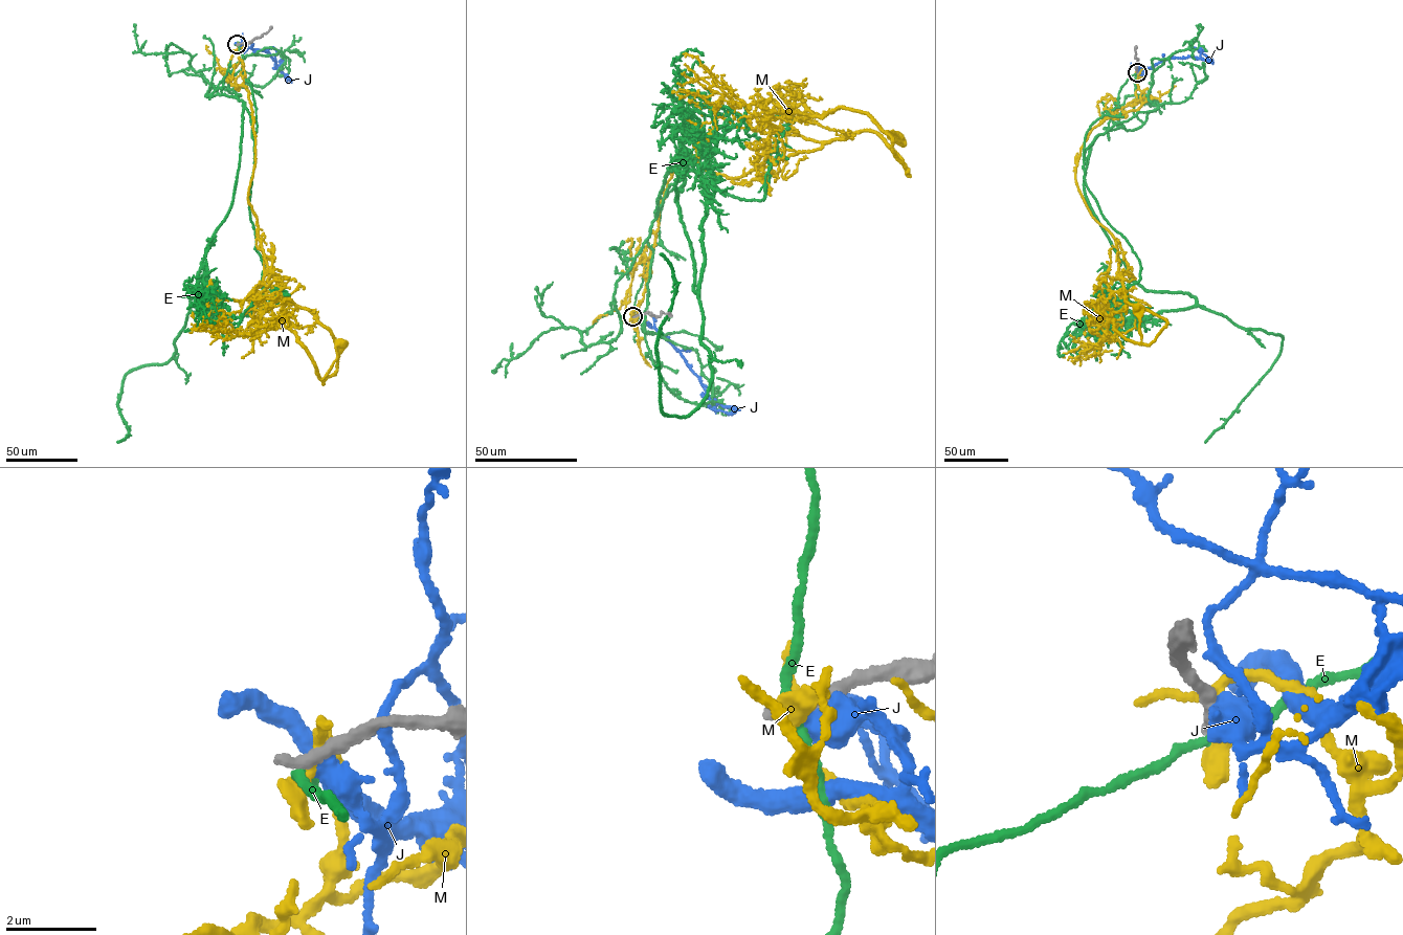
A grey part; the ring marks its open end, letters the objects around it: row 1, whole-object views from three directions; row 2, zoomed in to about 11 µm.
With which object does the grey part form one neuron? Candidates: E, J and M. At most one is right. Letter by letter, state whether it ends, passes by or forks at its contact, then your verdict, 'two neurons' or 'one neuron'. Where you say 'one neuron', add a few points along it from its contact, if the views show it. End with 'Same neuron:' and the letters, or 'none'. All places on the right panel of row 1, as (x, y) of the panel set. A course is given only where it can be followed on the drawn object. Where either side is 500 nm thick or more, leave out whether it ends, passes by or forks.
E: it passes by; two neurons
J: two neurons
M: it forks; two neurons
Same neuron: none

